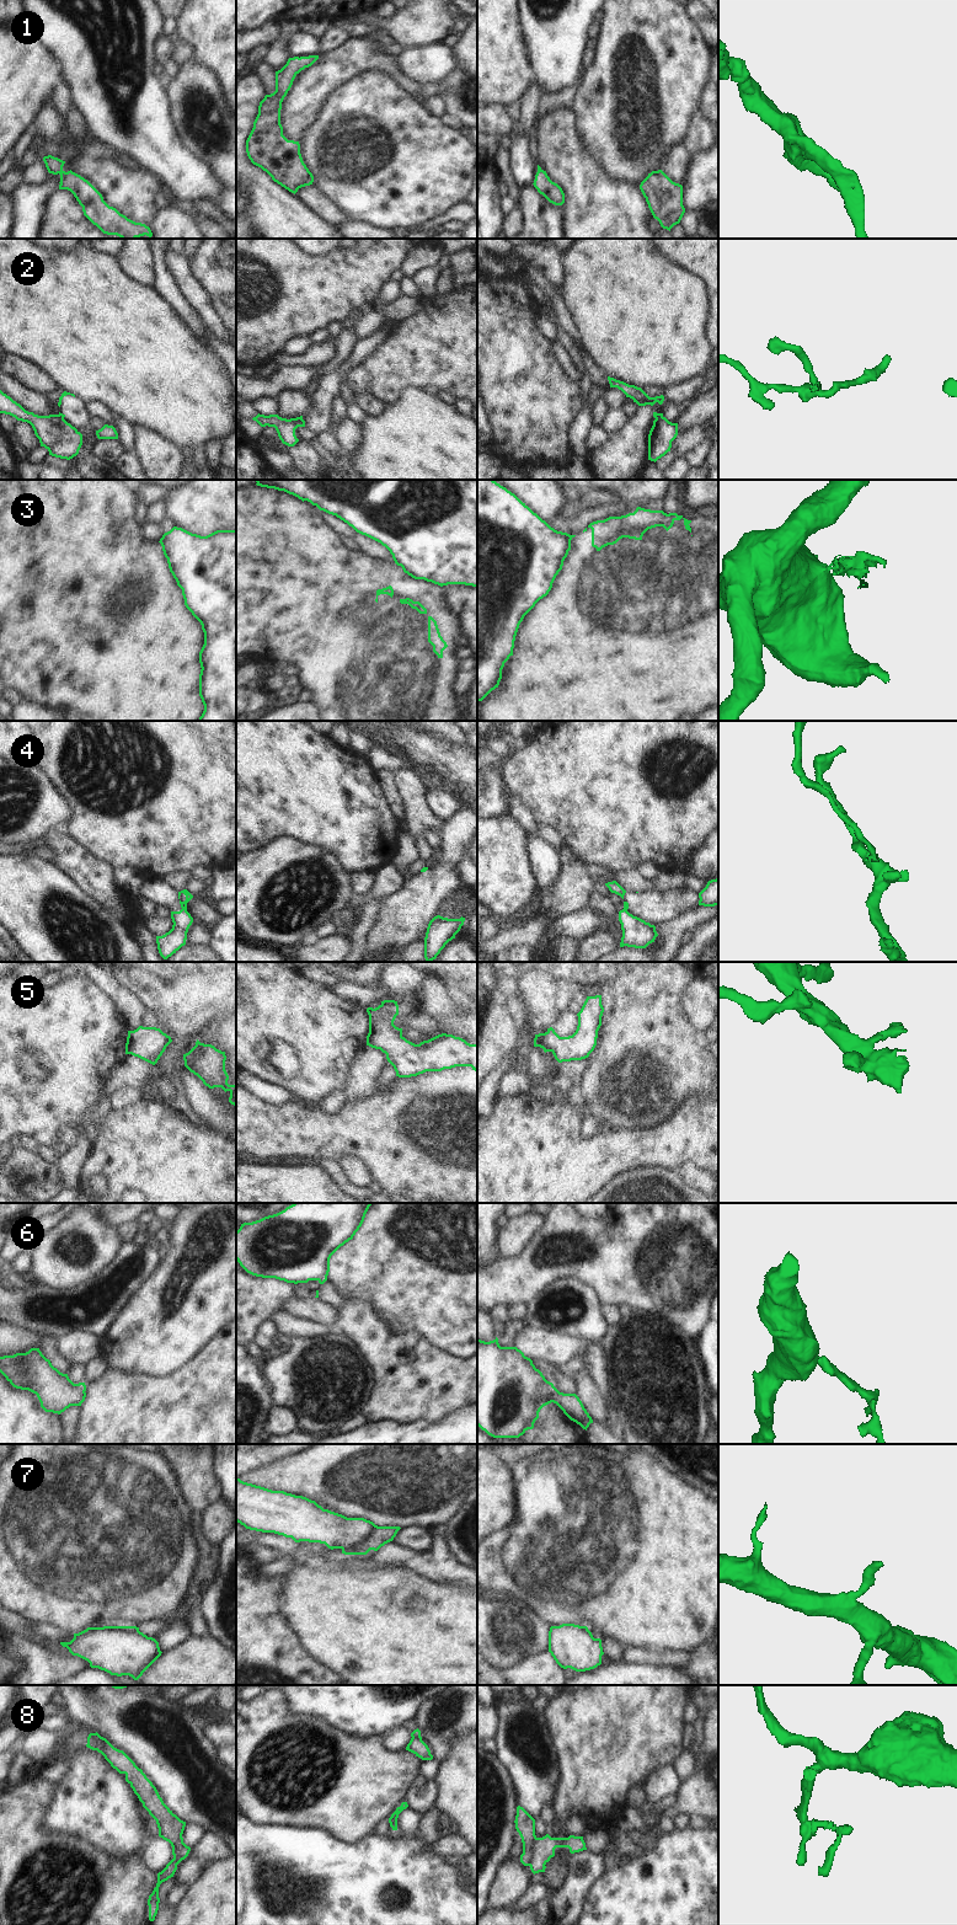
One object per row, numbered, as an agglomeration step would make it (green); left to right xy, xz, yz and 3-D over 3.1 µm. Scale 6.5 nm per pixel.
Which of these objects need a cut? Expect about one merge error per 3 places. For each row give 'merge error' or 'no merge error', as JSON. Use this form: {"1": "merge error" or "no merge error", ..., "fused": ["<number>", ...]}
{"1": "no merge error", "2": "merge error", "3": "merge error", "4": "merge error", "5": "no merge error", "6": "no merge error", "7": "merge error", "8": "merge error", "fused": ["2", "3", "4", "7", "8"]}

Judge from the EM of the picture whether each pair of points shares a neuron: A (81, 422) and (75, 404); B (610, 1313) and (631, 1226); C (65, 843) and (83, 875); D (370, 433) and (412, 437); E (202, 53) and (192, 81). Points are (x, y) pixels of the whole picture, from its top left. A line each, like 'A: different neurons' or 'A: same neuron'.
A: same neuron
B: different neurons
C: same neuron
D: same neuron
E: different neurons

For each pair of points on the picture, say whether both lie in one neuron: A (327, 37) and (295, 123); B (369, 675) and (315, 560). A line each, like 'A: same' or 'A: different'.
A: different
B: same

